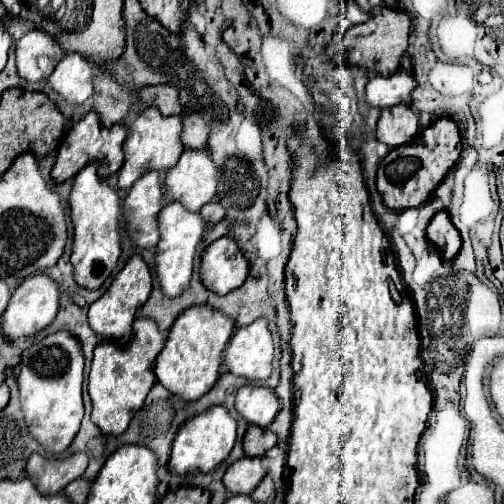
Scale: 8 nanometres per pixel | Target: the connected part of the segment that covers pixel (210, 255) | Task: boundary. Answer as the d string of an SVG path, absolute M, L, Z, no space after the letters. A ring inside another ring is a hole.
M226 235L216 239L204 251L200 279L210 291L218 295L226 295L228 291L240 287L246 281L248 269L250 263L246 261L242 249L238 249L236 239Z

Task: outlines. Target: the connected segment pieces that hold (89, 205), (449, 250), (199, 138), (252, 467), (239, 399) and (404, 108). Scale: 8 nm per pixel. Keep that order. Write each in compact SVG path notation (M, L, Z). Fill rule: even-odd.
M100 161L86 165L76 177L70 193L70 211L74 223L74 245L70 263L74 265L74 279L86 289L98 289L118 265L122 253L120 223L124 219L122 199L116 189L112 189L106 179L98 175Z
M440 211L432 217L428 229L426 229L428 239L440 249L444 259L454 259L456 253L460 251L462 239L454 223L450 221L450 215L446 211Z
M190 113L184 119L184 131L182 131L182 143L184 147L190 149L202 149L208 143L208 135L210 127L204 121L204 117L200 117L200 113Z
M242 457L232 463L224 475L224 485L232 495L252 493L264 479L266 469L262 467L262 457Z
M244 385L236 393L236 411L252 425L268 427L280 411L280 401L274 389Z
M396 105L382 109L378 121L378 141L386 143L390 149L410 143L418 133L418 113L408 105Z

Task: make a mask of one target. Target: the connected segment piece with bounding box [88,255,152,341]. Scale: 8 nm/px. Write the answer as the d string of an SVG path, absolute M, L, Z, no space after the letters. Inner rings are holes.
M132 255L128 259L128 263L124 265L124 269L114 277L108 291L98 301L94 301L88 309L88 321L90 321L90 327L94 329L94 333L108 341L118 341L118 339L130 337L132 323L138 315L138 309L150 297L150 289L152 289L152 277L150 277L148 265L144 263L142 255Z

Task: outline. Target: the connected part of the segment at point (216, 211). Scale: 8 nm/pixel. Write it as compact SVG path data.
M210 201L206 203L202 209L200 209L200 215L208 221L208 223L218 223L224 215L226 215L226 209L222 209L222 205L218 201Z

